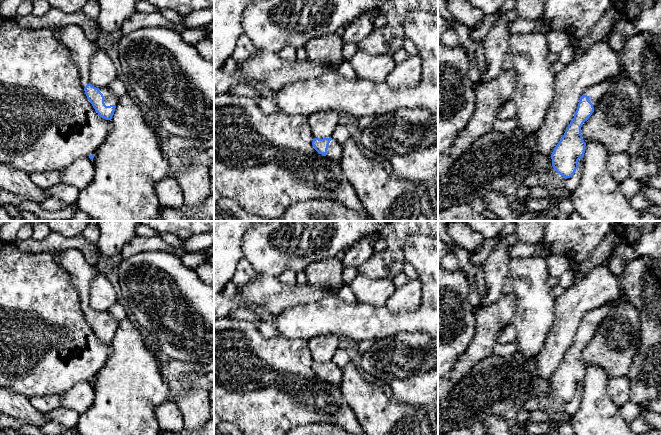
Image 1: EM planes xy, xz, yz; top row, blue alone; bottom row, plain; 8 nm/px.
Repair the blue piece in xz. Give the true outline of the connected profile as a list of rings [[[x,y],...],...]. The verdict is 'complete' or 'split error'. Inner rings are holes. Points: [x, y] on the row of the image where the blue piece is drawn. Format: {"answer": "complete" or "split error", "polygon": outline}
{"answer": "split error", "polygon": [[[333,137],[330,138],[314,138],[312,145],[314,149],[321,155],[340,162],[342,158],[342,146],[338,144]]]}

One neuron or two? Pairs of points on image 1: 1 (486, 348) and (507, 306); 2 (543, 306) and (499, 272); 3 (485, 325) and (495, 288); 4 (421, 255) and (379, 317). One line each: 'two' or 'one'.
1: one
2: two
3: two
4: one

